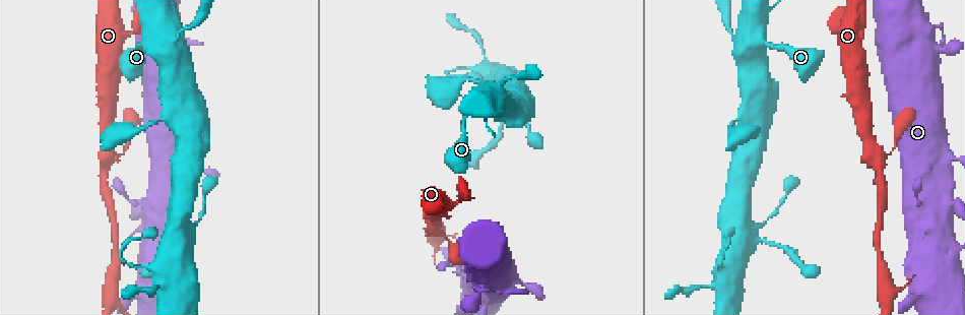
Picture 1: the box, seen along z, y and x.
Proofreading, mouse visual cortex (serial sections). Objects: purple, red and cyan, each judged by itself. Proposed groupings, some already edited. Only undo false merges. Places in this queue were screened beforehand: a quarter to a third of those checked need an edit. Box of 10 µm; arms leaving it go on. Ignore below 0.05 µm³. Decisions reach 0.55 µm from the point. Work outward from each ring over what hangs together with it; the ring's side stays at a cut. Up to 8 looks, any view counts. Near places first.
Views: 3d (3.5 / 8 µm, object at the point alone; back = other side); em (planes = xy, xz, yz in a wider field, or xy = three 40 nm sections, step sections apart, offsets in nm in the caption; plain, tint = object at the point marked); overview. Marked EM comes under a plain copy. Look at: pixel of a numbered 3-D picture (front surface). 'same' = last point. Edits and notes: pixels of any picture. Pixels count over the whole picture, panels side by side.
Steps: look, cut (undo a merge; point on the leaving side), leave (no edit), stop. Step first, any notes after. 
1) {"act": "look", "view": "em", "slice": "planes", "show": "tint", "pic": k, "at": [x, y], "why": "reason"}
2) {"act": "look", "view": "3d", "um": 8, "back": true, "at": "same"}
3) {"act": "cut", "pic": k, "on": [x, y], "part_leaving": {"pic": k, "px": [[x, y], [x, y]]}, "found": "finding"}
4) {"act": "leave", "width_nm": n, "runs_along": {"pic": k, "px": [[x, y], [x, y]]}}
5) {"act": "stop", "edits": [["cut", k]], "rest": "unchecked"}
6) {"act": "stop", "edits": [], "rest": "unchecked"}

{"act": "look", "view": "3d", "um": 8, "pic": 1, "at": [771, 44]}

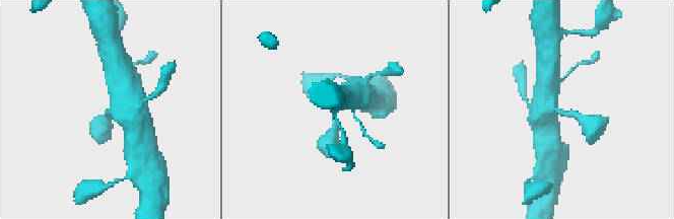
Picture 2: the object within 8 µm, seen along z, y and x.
{"act": "look", "view": "3d", "um": 3.5, "at": "same", "why": "closer look"}

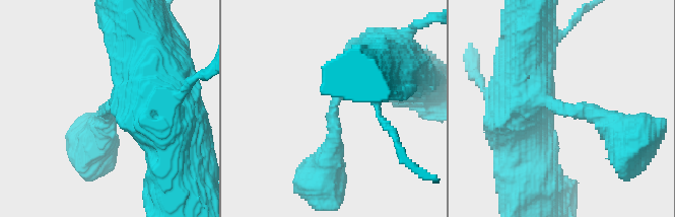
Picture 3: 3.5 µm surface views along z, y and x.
{"act": "look", "view": "em", "slice": "planes", "show": "tint", "pic": 3, "at": [335, 103], "arm_widths_nm": [350, 700], "why": "shape alone is not enough"}

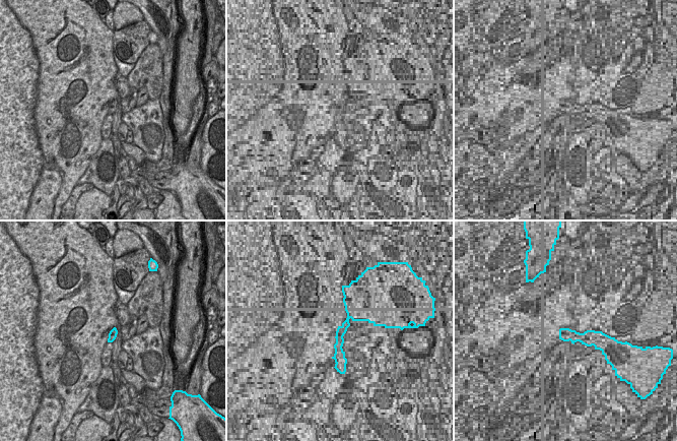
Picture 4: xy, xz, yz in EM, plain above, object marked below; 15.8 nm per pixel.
{"act": "leave", "runs_along": {"pic": 3, "px": [[329, 160], [338, 95], [382, 65]]}, "found": "one cell here"}

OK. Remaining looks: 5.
{"act": "look", "view": "3d", "um": 3.5, "pic": 1, "at": [200, 216], "why": "sudden change in width"}

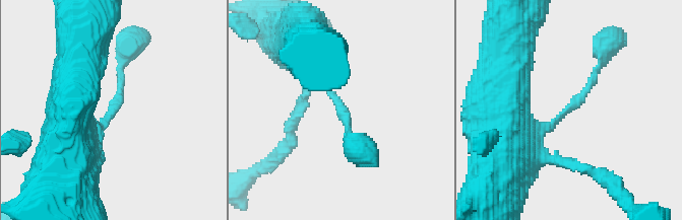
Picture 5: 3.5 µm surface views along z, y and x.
{"act": "look", "view": "em", "slice": "planes", "show": "tint", "pic": 5, "at": [340, 107], "arm_widths_nm": [100, 350]}

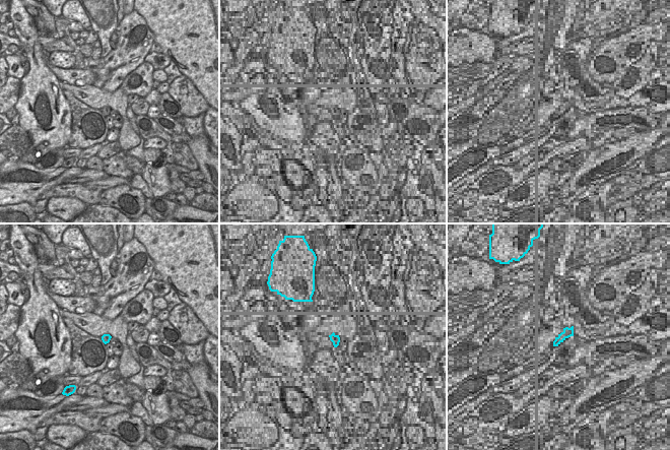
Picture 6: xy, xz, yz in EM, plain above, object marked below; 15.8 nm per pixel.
{"act": "leave", "runs_along": {"pic": 5, "px": [[503, 128], [550, 128], [586, 90], [602, 56]]}, "found": "one cell here"}

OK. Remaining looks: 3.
{"act": "look", "view": "3d", "um": 8, "pic": 1, "at": [109, 161], "why": "arms part here"}

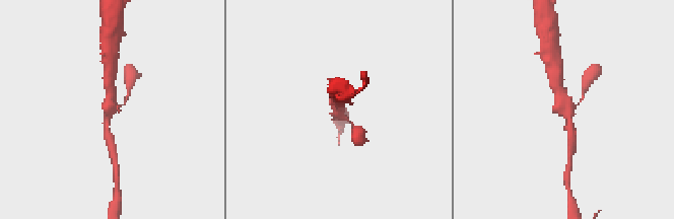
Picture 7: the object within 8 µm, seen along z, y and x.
{"act": "look", "view": "3d", "um": 3.5, "at": "same", "why": "zoom in"}

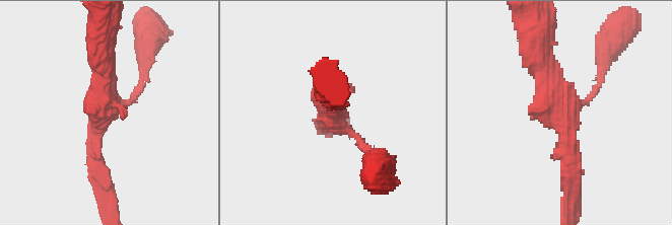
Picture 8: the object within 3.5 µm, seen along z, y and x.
{"act": "leave", "runs_along": {"pic": 8, "px": [[539, 50], [567, 122], [569, 177]]}, "found": "one cell here"}

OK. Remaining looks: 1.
{"act": "stop", "edits": [], "rest": "unchecked"}

